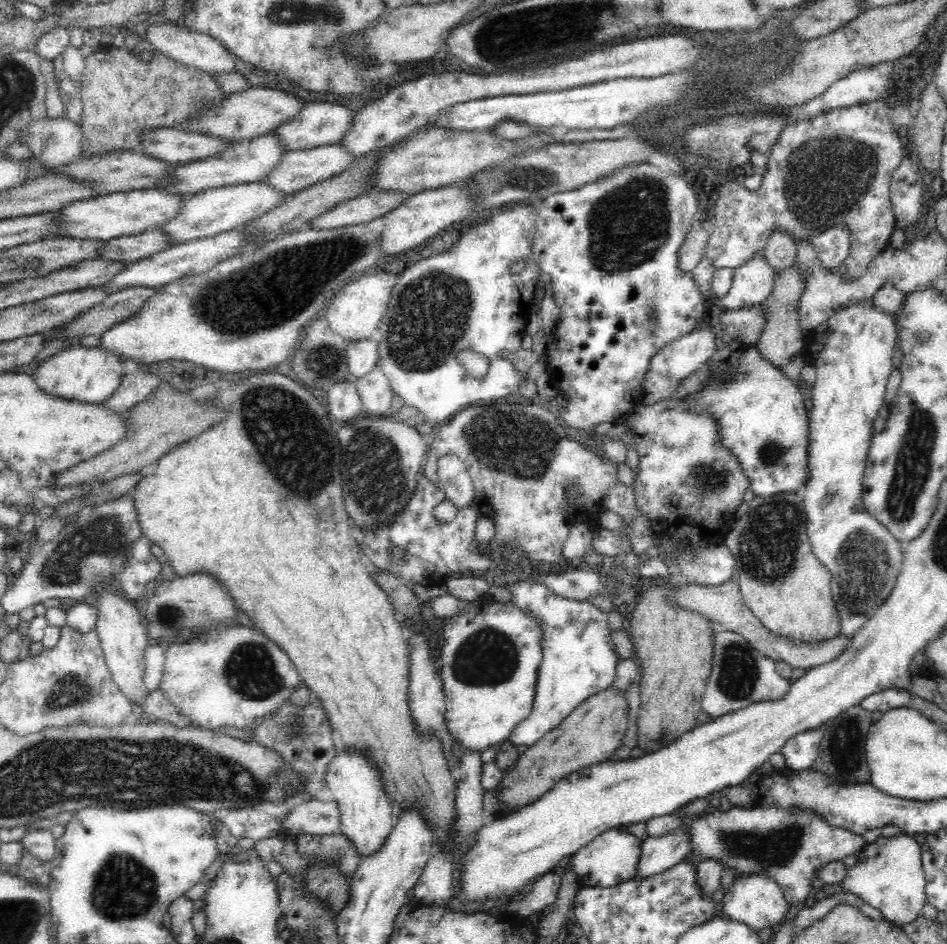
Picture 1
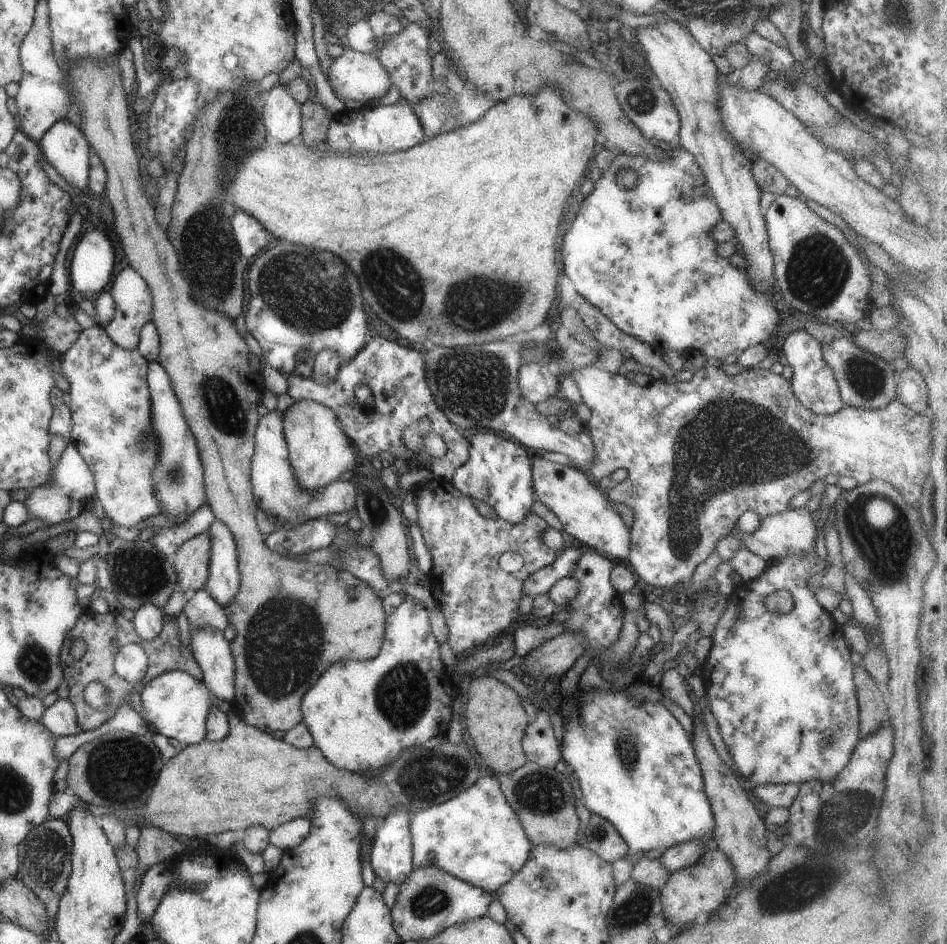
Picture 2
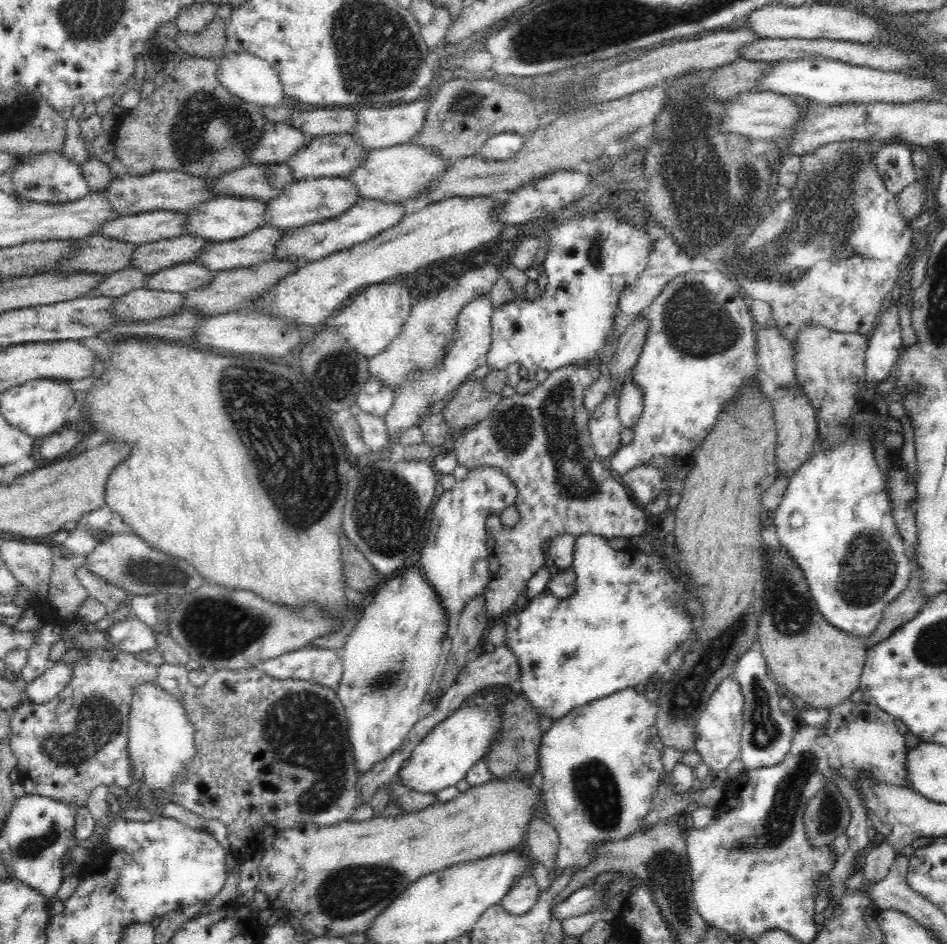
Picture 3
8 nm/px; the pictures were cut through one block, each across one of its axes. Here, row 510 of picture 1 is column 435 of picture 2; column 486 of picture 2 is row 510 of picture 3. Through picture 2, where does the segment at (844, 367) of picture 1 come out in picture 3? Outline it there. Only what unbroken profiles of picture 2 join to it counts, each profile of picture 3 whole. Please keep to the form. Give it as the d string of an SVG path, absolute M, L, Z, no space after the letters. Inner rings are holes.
M860 424L857 429L851 434L851 439L842 441L832 450L818 451L810 460L806 461L802 466L794 473L794 476L789 480L789 484L783 493L782 501L776 510L769 517L769 522L772 522L772 526L776 529L776 534L780 543L780 548L786 551L786 555L798 565L798 569L802 571L804 580L808 582L808 588L810 588L810 594L814 598L814 604L818 606L818 612L824 617L824 620L828 621L834 628L838 628L839 631L848 633L859 639L868 639L869 636L875 631L878 623L882 620L884 609L892 602L895 601L899 594L907 587L910 580L910 562L906 557L906 544L903 542L903 538L898 534L892 509L889 499L889 493L887 492L887 483L884 480L884 476L874 459L874 448L872 443L868 439L870 434L870 426L868 424Z

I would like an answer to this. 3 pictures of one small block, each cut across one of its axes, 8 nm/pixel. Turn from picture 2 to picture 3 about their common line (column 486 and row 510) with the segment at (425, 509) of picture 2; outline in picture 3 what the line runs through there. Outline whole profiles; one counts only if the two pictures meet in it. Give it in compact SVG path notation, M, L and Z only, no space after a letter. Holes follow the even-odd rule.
M568 364L558 370L549 372L546 380L534 387L528 394L501 398L490 416L468 431L454 439L453 452L458 465L468 470L490 466L506 473L506 477L518 489L515 500L516 508L521 514L520 521L510 527L496 530L493 553L499 562L499 569L492 574L491 581L486 585L486 617L493 623L496 617L508 612L518 596L526 591L526 582L532 578L538 568L544 564L543 545L551 543L554 537L569 534L575 537L582 535L598 535L606 539L631 536L642 536L646 533L645 510L626 492L619 479L610 470L603 468L594 454L589 433L589 413L584 407L584 391L602 376L599 364Z

